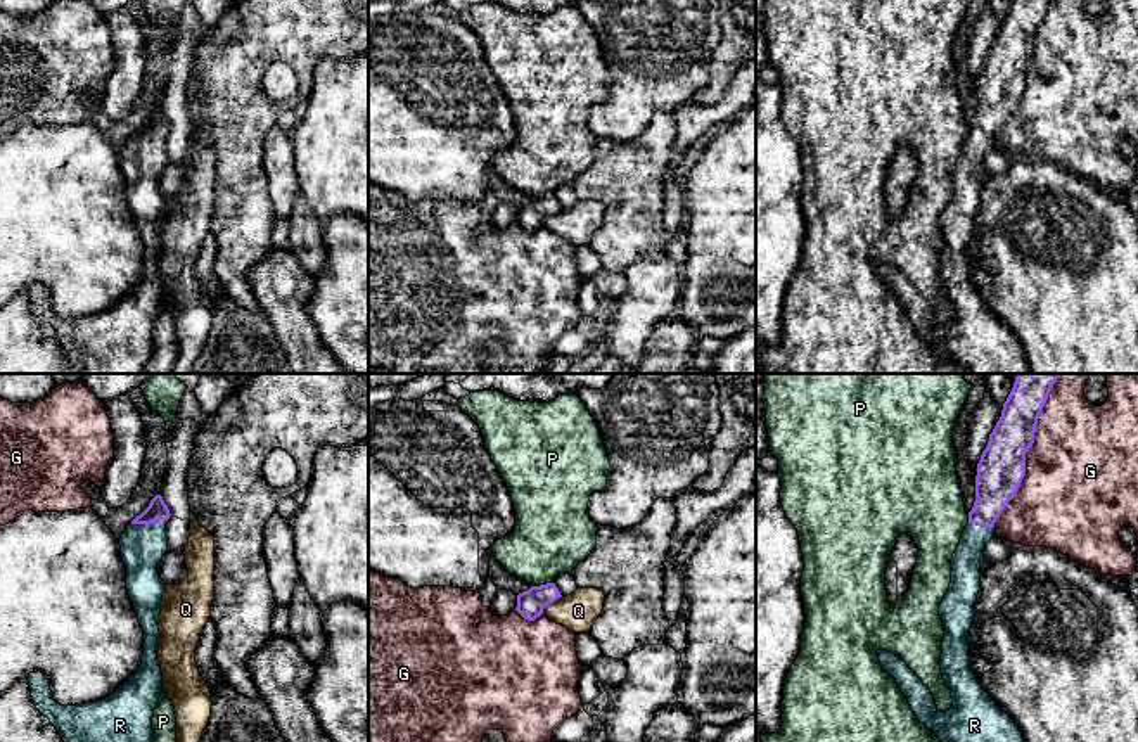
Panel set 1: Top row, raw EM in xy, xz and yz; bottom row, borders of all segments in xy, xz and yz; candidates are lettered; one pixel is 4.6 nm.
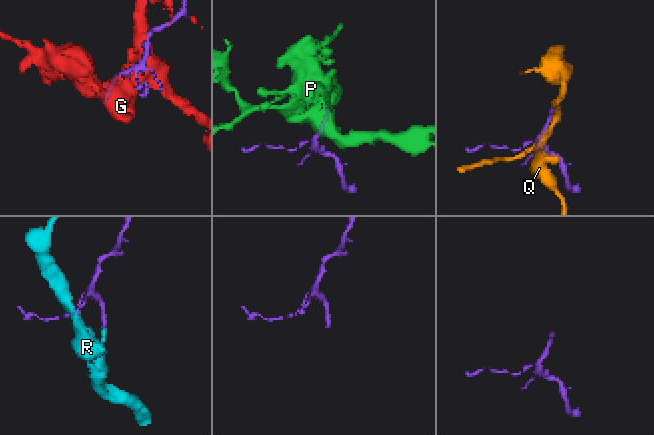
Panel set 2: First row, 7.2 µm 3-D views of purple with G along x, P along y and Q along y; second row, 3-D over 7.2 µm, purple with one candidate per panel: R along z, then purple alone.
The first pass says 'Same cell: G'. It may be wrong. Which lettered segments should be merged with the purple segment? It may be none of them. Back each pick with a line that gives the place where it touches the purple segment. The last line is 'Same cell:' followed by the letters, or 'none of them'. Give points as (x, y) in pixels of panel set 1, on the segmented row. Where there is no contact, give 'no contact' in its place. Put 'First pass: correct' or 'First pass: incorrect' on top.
First pass: incorrect
R: xy (147, 523)
Same cell: R

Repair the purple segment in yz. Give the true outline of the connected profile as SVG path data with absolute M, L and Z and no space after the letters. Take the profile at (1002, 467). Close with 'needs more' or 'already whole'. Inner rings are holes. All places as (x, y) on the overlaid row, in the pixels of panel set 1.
M1019 374L1003 403L986 450L977 464L975 502L969 512L969 524L951 559L951 583L939 605L944 626L941 675L951 690L953 707L941 713L927 685L906 666L906 662L887 650L877 650L879 662L889 673L908 699L917 720L930 728L941 742L1024 742L1015 721L991 699L970 668L967 635L974 621L974 605L981 590L981 555L986 543L996 536L994 522L1015 496L1026 476L1026 451L1034 443L1034 432L1048 394L1062 374Z | needs more

